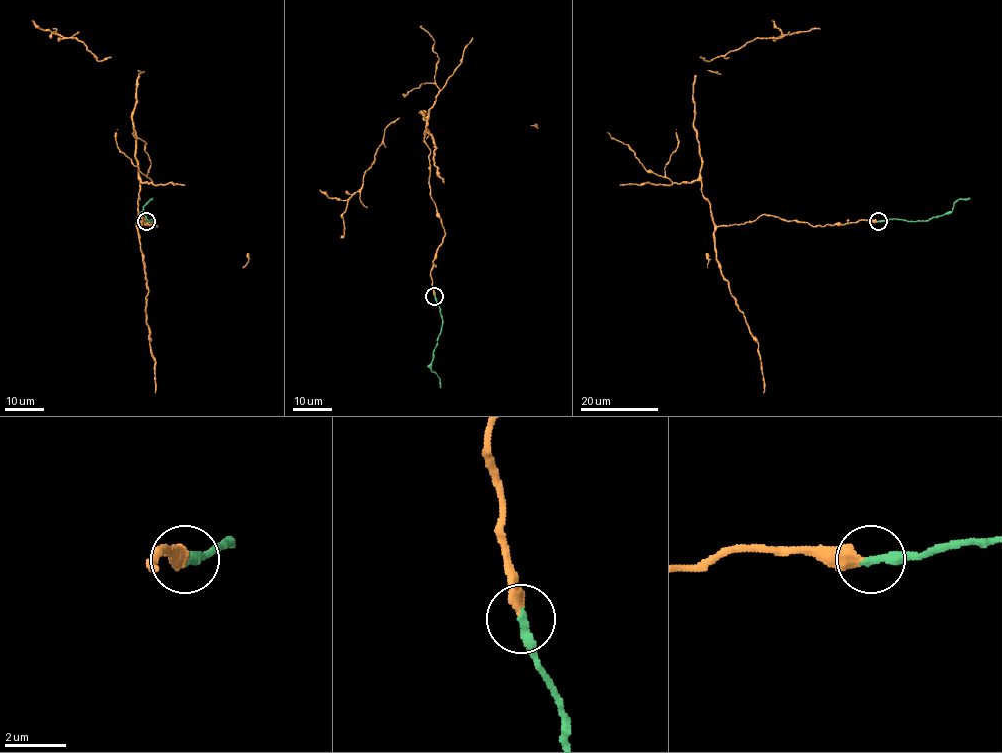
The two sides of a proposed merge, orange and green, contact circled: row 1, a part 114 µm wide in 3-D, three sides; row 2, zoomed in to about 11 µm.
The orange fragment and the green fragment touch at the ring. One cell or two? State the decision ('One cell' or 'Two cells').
One cell

